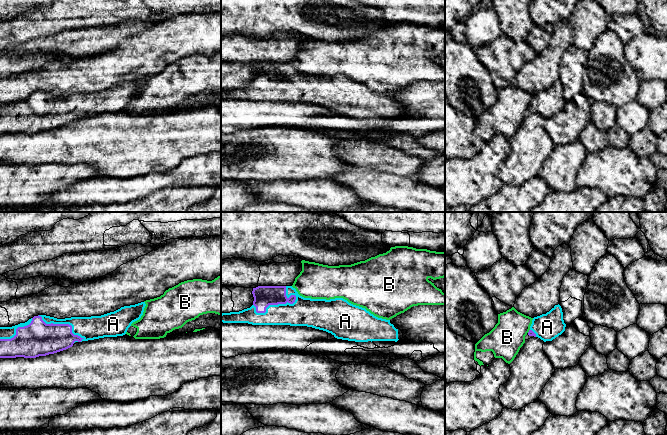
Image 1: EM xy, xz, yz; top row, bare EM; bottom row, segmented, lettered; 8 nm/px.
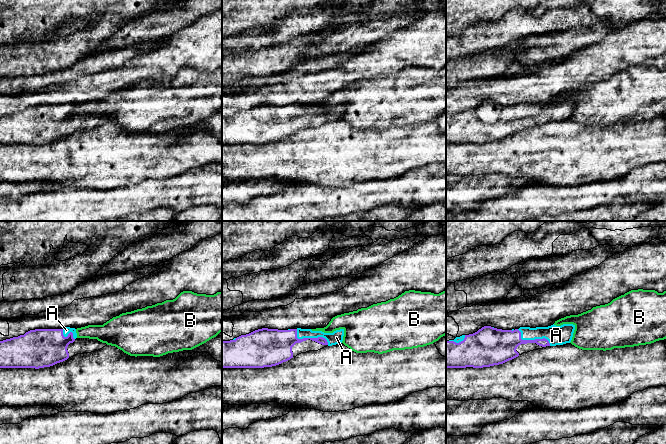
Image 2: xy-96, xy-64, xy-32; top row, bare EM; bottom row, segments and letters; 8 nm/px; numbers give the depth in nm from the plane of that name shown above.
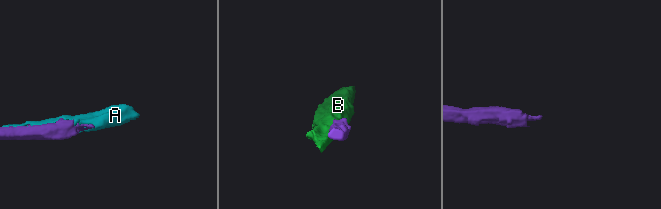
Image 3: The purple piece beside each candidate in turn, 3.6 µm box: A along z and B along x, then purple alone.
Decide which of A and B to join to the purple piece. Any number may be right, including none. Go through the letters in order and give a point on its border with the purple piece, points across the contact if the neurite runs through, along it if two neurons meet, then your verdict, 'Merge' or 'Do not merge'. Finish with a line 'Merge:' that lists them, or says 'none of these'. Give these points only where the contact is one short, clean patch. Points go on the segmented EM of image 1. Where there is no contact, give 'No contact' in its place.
A: Touches purple at xz (273, 304). Merge
B: Touches purple at yz (529, 331). Do not merge
Merge: A

